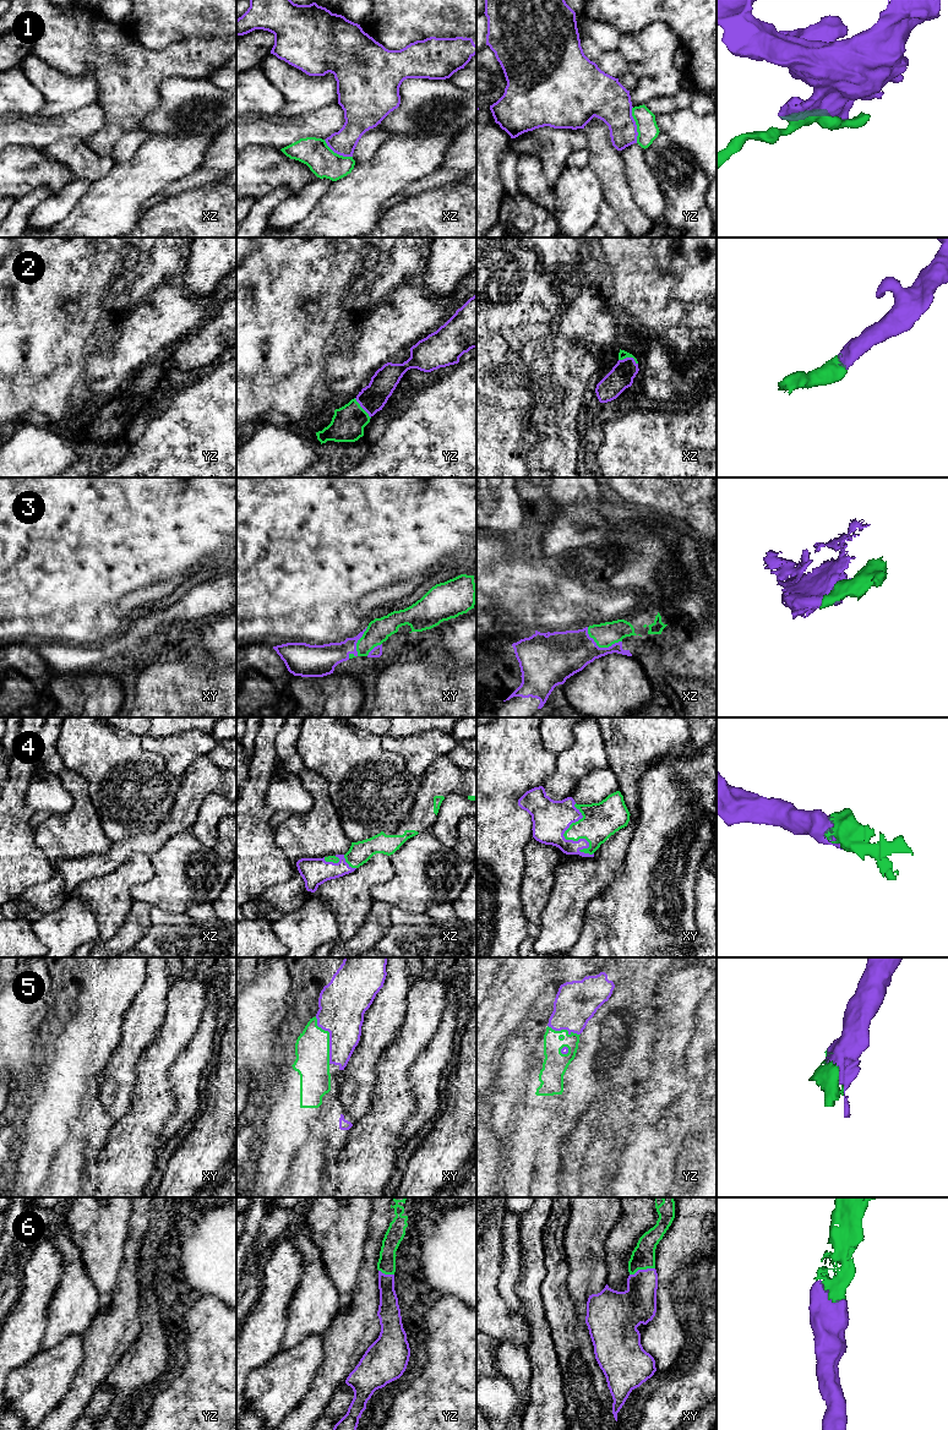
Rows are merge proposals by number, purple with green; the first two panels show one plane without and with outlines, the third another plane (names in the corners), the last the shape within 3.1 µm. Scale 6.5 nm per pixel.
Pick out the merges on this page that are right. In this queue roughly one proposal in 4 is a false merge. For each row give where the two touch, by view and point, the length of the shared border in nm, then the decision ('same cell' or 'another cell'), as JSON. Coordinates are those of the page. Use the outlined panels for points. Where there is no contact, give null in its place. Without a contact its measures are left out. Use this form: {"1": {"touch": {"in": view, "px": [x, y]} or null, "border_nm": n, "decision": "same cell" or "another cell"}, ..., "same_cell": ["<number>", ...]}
{"1": {"touch": {"in": "yz", "px": [636, 125]}, "border_nm": 240, "decision": "same cell"}, "2": {"touch": {"in": "xz", "px": [628, 358]}, "border_nm": 130, "decision": "same cell"}, "3": {"touch": {"in": "xz", "px": [600, 648]}, "border_nm": 260, "decision": "same cell"}, "4": {"touch": {"in": "xy", "px": [567, 840]}, "border_nm": 360, "decision": "same cell"}, "5": {"touch": {"in": "xy", "px": [330, 1038]}, "border_nm": 320, "decision": "same cell"}, "6": {"touch": {"in": "xy", "px": [642, 1270]}, "border_nm": 180, "decision": "same cell"}, "same_cell": ["1", "2", "3", "4", "5", "6"]}

